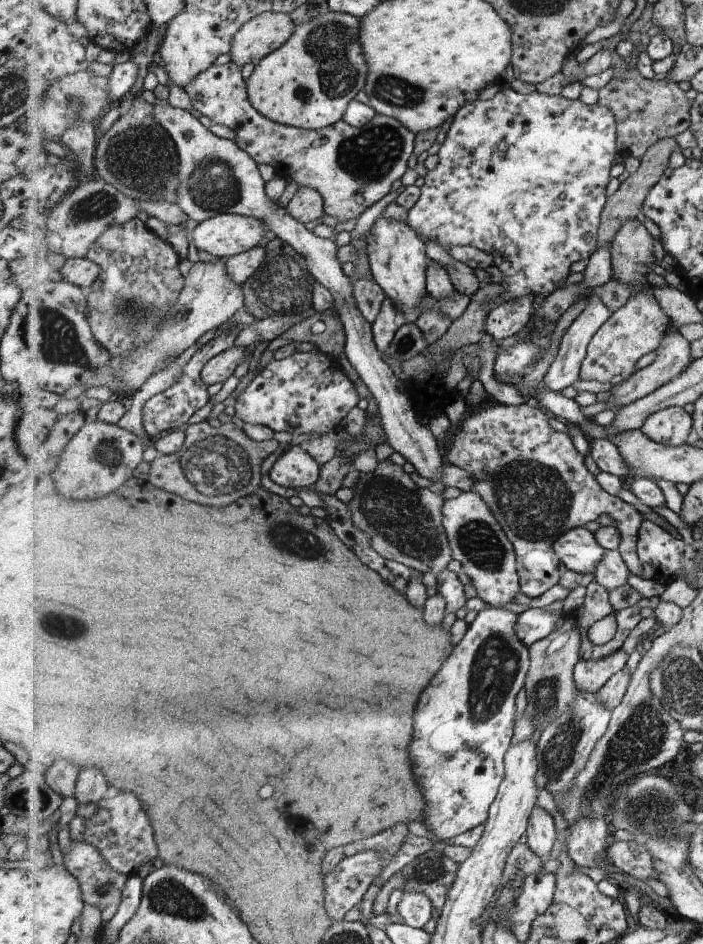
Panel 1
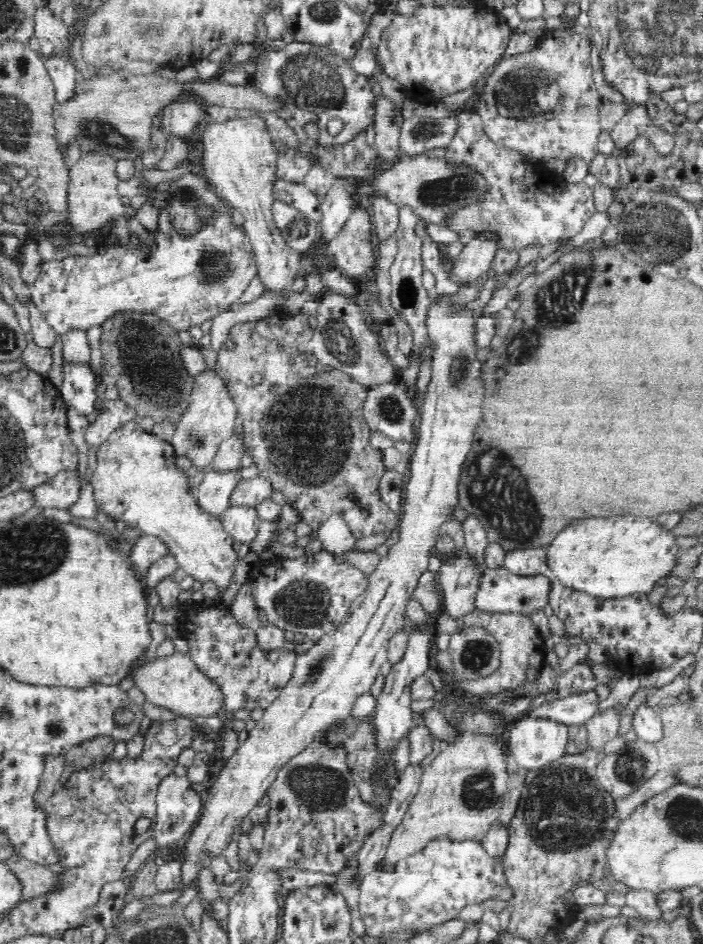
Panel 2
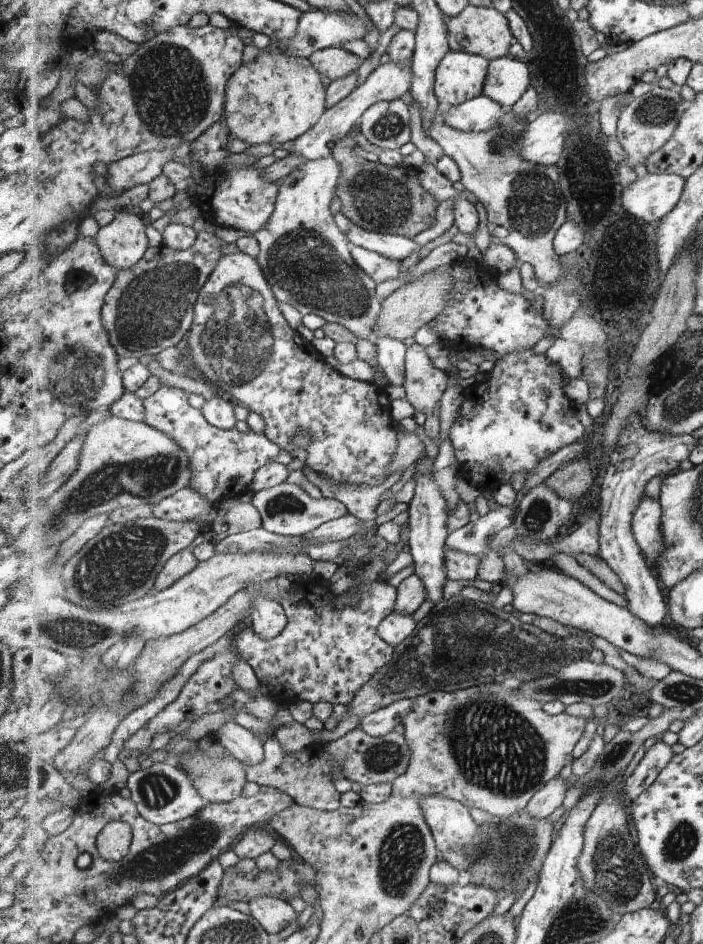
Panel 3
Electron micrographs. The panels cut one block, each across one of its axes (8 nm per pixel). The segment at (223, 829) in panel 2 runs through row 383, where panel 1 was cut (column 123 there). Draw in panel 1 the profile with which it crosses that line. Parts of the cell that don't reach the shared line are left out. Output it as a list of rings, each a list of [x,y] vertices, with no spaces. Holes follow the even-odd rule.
[[[95,420],[86,424],[67,445],[62,458],[50,467],[55,475],[57,490],[65,500],[85,498],[97,500],[119,490],[143,462],[143,438],[117,425]]]

